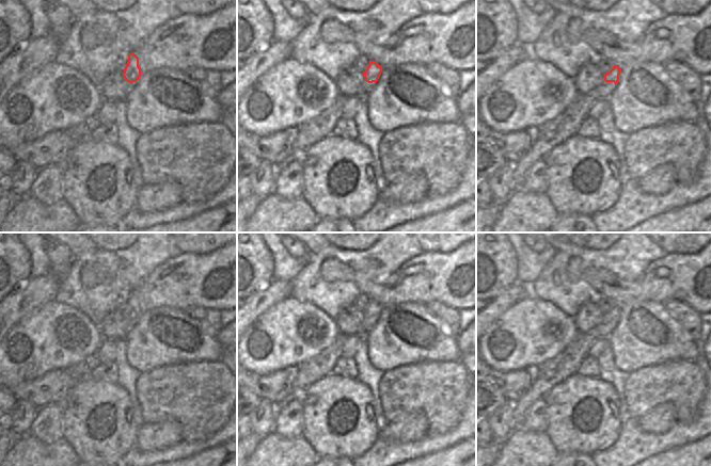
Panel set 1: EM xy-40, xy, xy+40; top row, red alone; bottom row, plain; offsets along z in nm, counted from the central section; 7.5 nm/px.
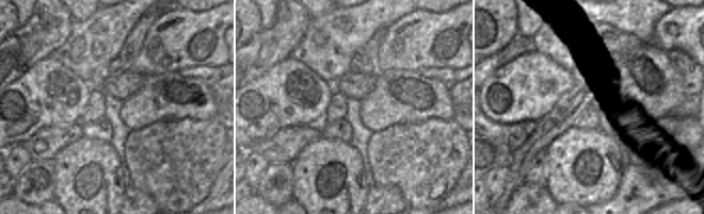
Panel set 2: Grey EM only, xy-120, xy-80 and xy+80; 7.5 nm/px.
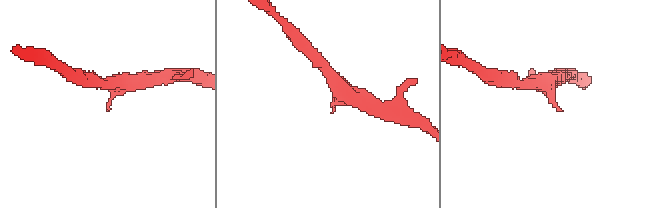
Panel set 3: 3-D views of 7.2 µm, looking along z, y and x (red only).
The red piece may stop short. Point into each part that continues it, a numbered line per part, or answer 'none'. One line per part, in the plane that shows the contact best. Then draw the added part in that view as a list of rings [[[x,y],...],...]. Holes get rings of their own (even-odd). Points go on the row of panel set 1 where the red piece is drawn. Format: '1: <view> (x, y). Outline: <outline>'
none

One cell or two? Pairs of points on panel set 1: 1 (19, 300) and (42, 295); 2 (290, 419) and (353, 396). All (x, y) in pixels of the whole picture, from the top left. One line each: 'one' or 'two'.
1: one
2: two

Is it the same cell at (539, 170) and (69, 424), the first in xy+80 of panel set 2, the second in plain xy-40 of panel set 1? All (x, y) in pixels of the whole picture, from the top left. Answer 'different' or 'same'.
different

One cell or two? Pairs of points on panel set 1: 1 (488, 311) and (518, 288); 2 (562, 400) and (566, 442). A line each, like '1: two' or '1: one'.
1: one
2: one

